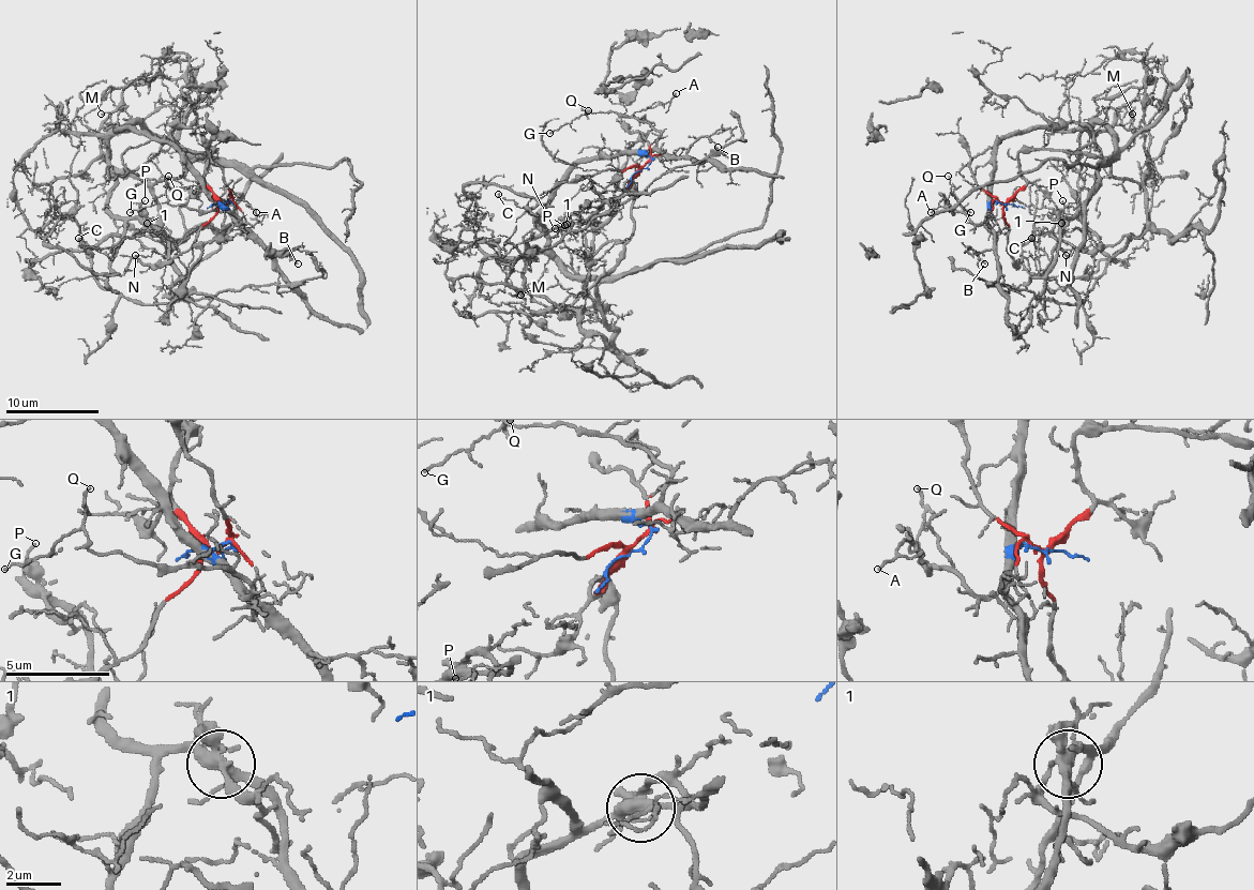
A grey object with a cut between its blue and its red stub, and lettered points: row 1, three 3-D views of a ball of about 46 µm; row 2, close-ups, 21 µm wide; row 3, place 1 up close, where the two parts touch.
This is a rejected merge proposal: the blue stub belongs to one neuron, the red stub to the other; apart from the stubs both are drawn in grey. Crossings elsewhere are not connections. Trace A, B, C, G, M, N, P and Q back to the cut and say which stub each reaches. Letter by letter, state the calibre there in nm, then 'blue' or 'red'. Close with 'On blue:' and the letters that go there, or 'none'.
A: 120 nm thick; blue
B: 100 nm thick; blue
C: 130 nm thick; blue
G: 110 nm thick; blue
M: 120 nm thick; blue
N: 110 nm thick; blue
P: 110 nm thick; blue
Q: 110 nm thick; blue
On blue: A, B, C, G, M, N, P, Q

